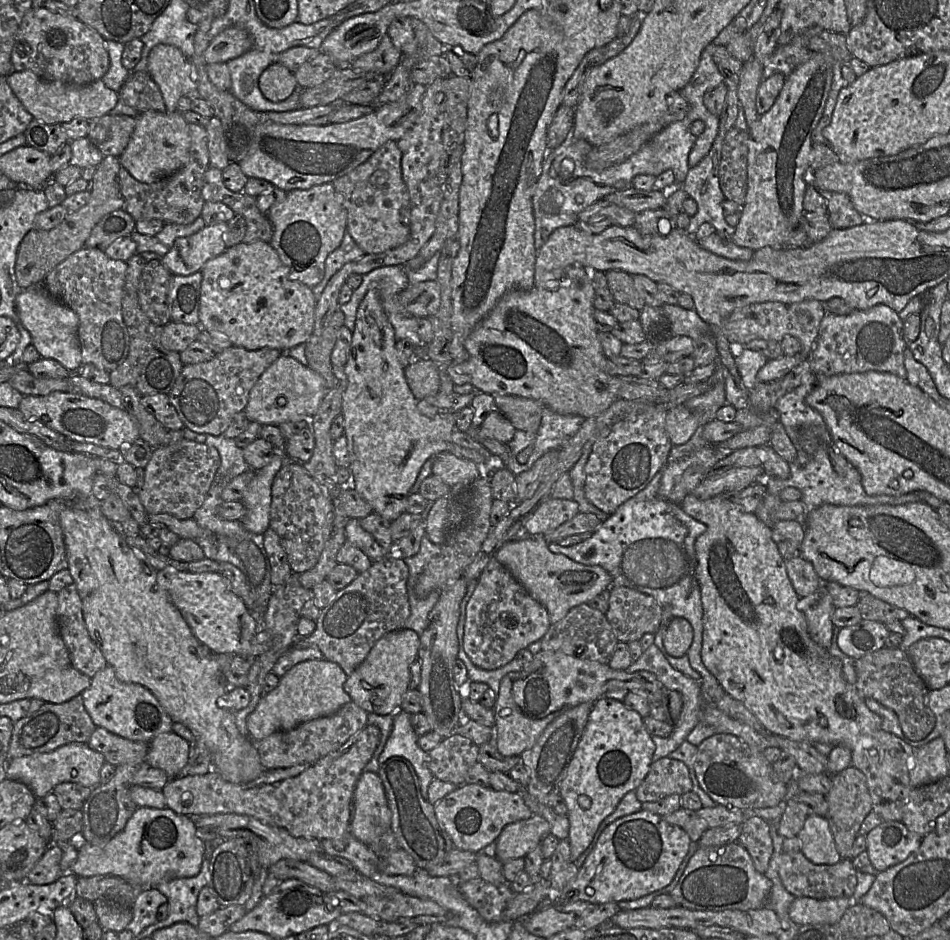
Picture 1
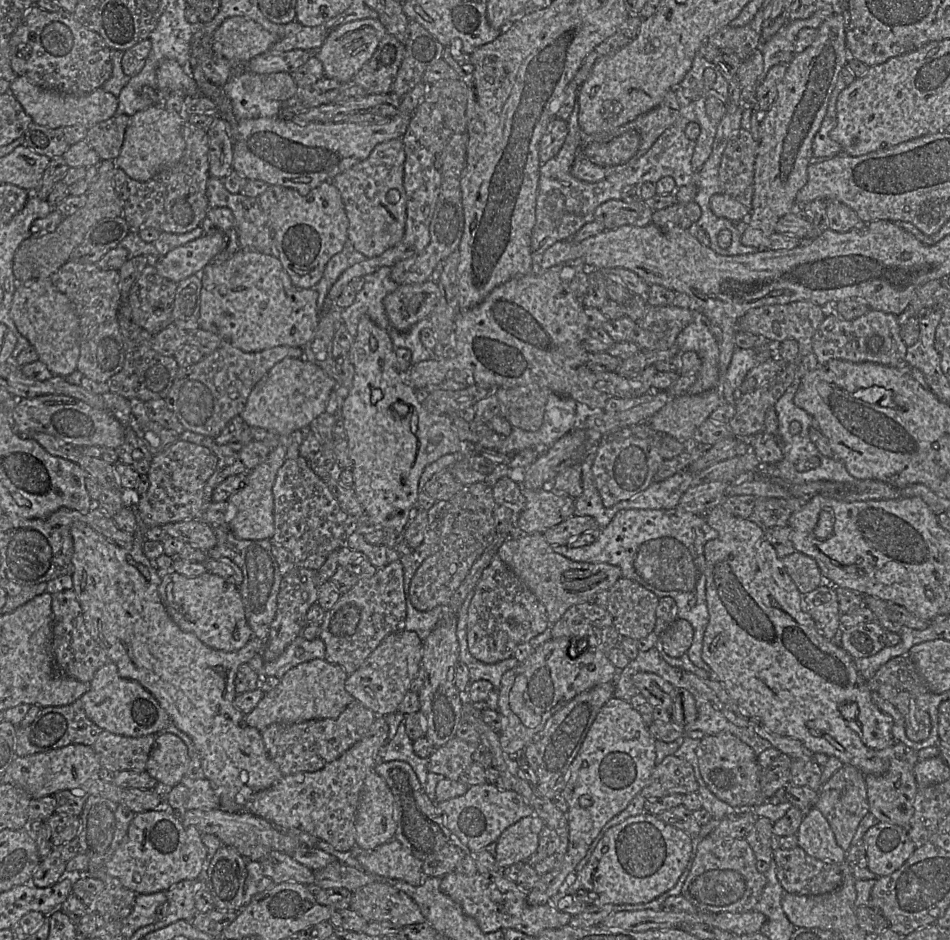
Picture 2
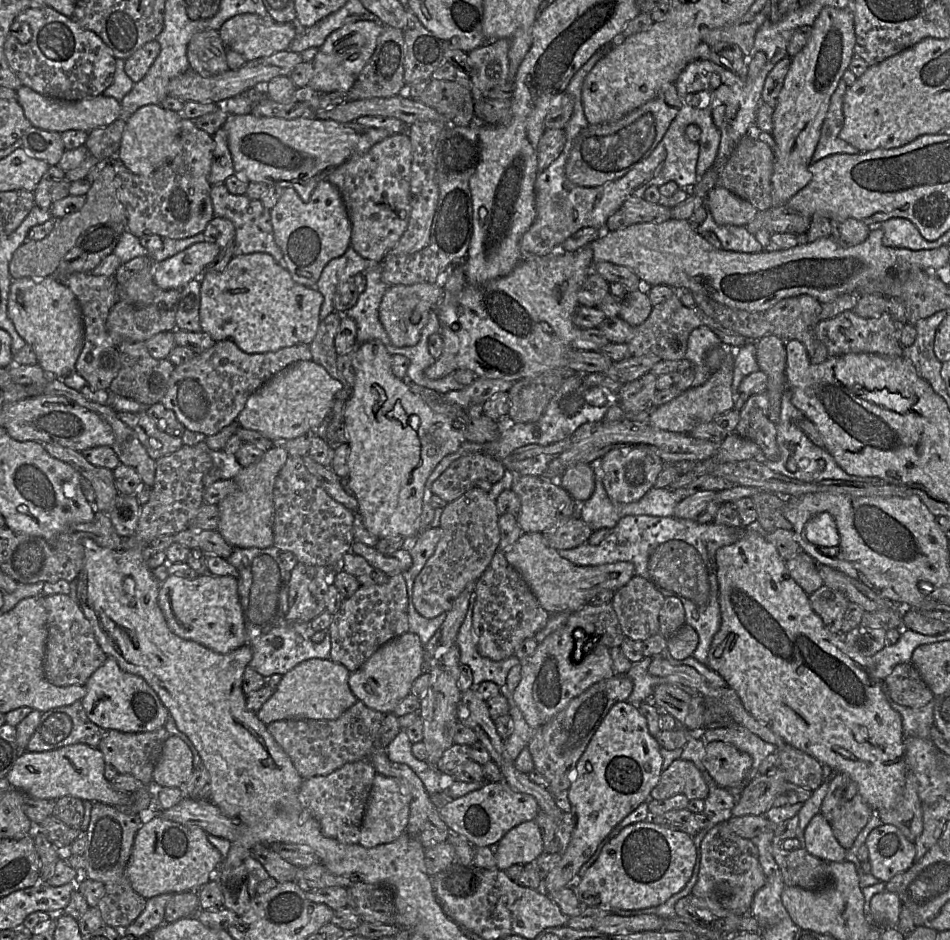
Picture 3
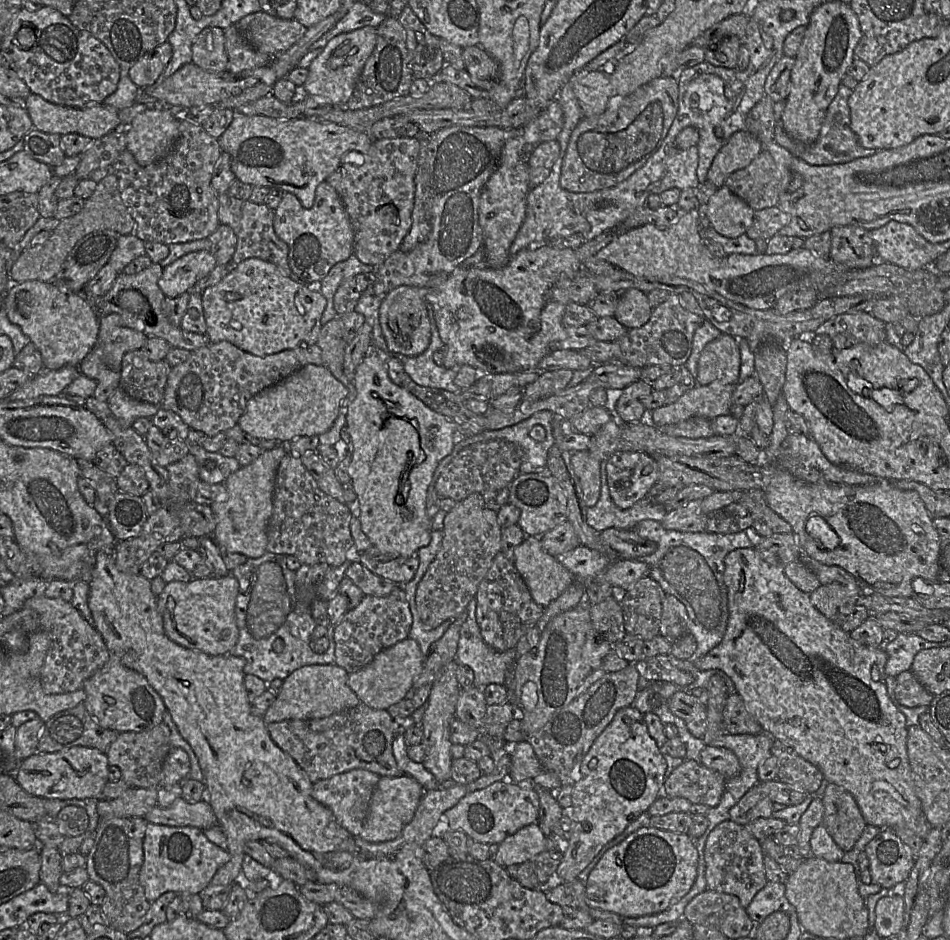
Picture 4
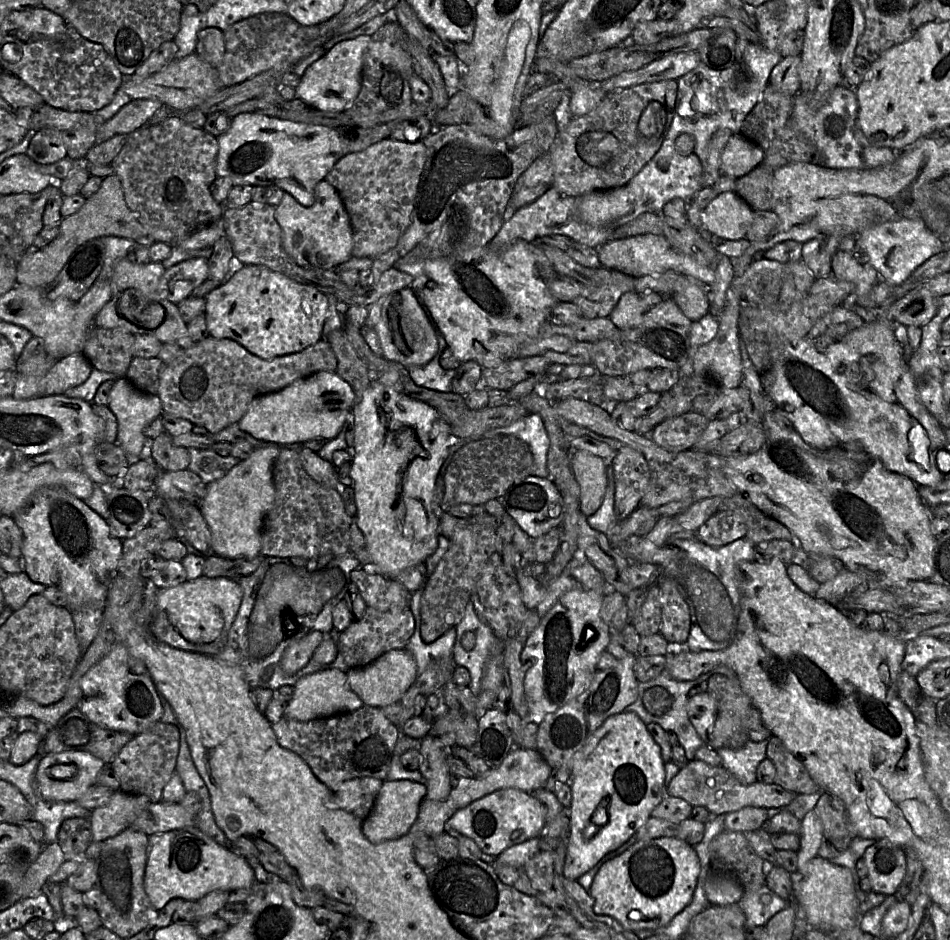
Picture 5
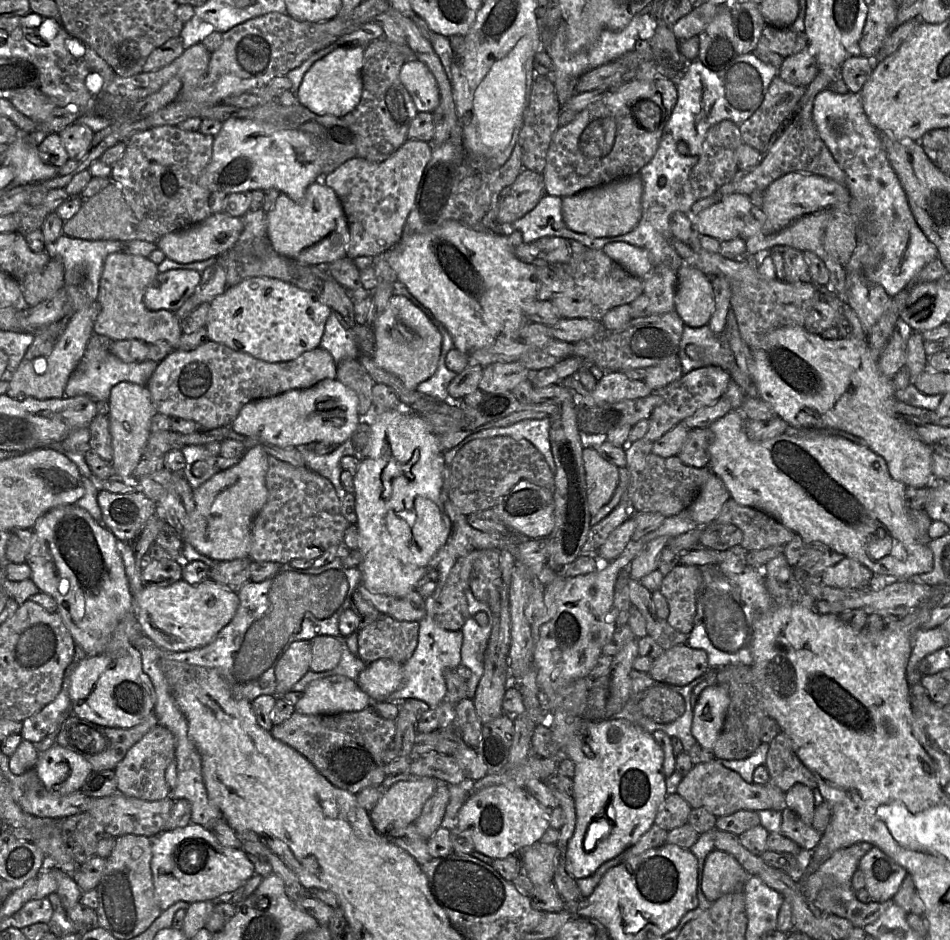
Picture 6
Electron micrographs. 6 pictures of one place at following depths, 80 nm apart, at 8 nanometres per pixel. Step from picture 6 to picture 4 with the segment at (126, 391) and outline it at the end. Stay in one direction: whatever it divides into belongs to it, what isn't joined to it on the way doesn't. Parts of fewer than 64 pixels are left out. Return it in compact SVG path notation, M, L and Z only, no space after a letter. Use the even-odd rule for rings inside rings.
M118 387L108 399L108 407L124 427L132 427L138 418L152 418L161 405L154 405L131 398Z

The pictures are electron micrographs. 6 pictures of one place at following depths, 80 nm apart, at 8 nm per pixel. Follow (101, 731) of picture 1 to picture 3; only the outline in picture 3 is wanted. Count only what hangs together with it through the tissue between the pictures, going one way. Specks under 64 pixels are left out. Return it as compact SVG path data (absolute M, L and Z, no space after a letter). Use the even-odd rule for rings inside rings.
M164 726L152 732L139 733L107 730L98 745L98 749L102 752L105 763L113 766L119 774L129 774L144 786L153 785L153 771L168 736L169 733Z

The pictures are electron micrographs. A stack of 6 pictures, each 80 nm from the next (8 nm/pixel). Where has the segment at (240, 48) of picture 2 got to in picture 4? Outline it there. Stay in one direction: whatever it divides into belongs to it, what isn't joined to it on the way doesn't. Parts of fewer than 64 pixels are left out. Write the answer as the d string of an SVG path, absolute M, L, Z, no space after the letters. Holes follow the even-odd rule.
M264 12L248 14L235 26L249 45L269 56L287 51L306 30L294 18L287 20Z

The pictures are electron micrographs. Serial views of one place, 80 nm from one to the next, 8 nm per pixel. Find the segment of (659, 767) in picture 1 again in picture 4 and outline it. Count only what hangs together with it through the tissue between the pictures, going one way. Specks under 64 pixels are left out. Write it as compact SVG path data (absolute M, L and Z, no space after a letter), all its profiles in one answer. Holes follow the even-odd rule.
M683 760L669 776L659 791L661 798L685 798L692 804L709 808L719 804L725 791L726 779L698 761Z

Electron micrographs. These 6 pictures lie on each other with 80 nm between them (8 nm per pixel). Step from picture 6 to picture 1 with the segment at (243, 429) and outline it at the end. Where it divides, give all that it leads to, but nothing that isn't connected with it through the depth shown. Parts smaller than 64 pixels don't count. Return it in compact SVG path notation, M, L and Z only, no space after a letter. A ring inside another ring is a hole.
M283 353L264 371L250 391L244 412L250 422L261 425L278 426L283 422L311 419L326 393L326 383L320 374Z

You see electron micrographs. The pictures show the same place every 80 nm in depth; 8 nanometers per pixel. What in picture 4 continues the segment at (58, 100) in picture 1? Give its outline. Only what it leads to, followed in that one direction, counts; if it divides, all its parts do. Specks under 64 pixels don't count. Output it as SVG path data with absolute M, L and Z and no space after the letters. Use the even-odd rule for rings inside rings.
M31 93L24 100L24 109L28 112L34 129L45 133L53 133L61 136L69 133L77 133L95 140L105 136L115 129L122 128L118 116L119 110L116 110L113 107L108 107L105 104L82 108L68 107L51 103L41 96Z

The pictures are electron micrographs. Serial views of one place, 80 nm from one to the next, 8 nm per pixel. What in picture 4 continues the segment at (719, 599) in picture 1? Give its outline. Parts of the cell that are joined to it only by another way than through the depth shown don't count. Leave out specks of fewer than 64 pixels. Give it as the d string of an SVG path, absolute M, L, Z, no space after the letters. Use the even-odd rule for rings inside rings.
M754 546L739 548L729 552L724 559L724 583L728 593L729 618L725 635L722 641L700 658L692 658L695 667L700 671L720 670L733 683L736 693L742 698L749 713L761 725L763 732L772 739L779 740L792 748L800 757L816 766L823 774L827 783L843 787L856 800L867 825L893 830L907 828L924 839L932 826L922 809L920 799L916 794L913 772L907 754L908 726L905 715L900 712L887 691L885 666L887 654L883 647L872 648L858 643L842 630L841 626L827 619L810 600L810 594L798 589L786 576L783 565L776 556L763 555Z

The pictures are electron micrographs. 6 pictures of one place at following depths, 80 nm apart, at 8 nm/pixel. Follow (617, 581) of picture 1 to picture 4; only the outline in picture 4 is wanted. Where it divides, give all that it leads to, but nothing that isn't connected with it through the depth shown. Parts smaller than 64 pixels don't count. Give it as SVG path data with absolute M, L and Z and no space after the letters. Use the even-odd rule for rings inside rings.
M642 520L633 529L640 537L656 544L653 554L638 560L643 560L648 568L648 575L654 579L665 594L670 594L679 599L686 607L688 615L688 633L696 640L696 650L693 658L700 658L716 647L723 639L729 618L728 593L724 583L724 559L726 555L739 548L755 546L755 539L758 537L752 534L752 529L731 534L702 532L680 532L665 529L661 522L656 520ZM581 544L555 558L582 583L593 579L611 564L607 556Z

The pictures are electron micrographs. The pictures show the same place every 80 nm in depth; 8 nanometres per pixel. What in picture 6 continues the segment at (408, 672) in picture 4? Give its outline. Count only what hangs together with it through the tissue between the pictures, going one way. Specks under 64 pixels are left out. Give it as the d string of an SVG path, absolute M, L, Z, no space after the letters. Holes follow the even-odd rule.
M379 659L367 664L356 683L372 702L384 702L403 685L403 681L402 664L390 659Z

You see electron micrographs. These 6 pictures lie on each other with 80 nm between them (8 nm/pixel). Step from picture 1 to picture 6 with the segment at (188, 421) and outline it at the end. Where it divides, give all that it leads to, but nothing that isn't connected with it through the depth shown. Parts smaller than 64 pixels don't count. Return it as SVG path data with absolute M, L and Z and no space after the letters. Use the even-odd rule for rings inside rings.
M208 340L191 351L172 351L158 364L146 387L157 413L192 420L207 430L213 430L230 426L241 408L251 401L292 389L307 389L324 379L336 377L337 363L321 346L294 360L269 363Z

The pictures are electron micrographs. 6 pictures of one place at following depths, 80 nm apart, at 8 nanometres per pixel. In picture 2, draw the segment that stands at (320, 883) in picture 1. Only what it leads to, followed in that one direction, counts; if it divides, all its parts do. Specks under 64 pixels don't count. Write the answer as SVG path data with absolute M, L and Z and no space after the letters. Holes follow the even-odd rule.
M273 851L259 861L265 876L275 884L297 882L303 885L314 883L314 871L298 863L291 854Z

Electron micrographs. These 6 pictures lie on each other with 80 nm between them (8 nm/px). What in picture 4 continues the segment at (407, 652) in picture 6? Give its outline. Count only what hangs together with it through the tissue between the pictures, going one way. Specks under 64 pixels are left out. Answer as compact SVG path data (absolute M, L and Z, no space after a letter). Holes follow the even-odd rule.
M402 585L395 586L385 597L365 595L361 602L354 609L348 610L341 621L334 626L335 664L344 668L348 674L357 672L369 664L379 652L408 638L411 625L412 615Z

